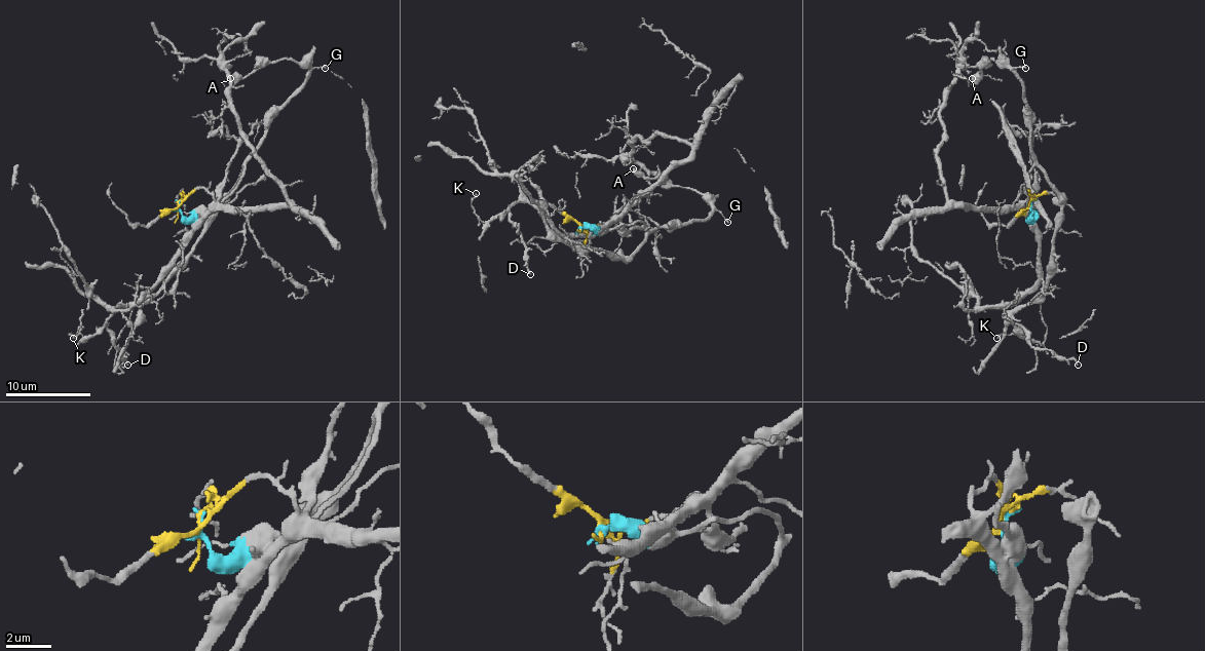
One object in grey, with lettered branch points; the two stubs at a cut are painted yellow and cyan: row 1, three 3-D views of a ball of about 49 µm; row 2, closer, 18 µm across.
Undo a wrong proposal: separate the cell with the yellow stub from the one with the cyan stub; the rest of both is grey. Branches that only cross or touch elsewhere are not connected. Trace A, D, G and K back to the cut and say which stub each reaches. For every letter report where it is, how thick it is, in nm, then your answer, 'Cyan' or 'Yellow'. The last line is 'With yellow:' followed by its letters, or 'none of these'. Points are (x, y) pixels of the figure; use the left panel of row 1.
A: Place: (230, 78). Thickness 550 nm. Cyan
D: Place: (127, 365). Thickness 130 nm. Yellow
G: Place: (325, 68). Thickness 120 nm. Cyan
K: Place: (73, 338). Thickness 120 nm. Yellow
With yellow: D, K

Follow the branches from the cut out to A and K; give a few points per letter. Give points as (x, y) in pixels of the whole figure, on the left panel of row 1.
A: (177, 206), (186, 217), (217, 206), (238, 183), (264, 123), (308, 69), (290, 58), (260, 63), (230, 79)
K: (177, 206), (200, 187), (213, 195), (213, 211), (160, 278), (92, 335), (69, 335), (73, 337)

